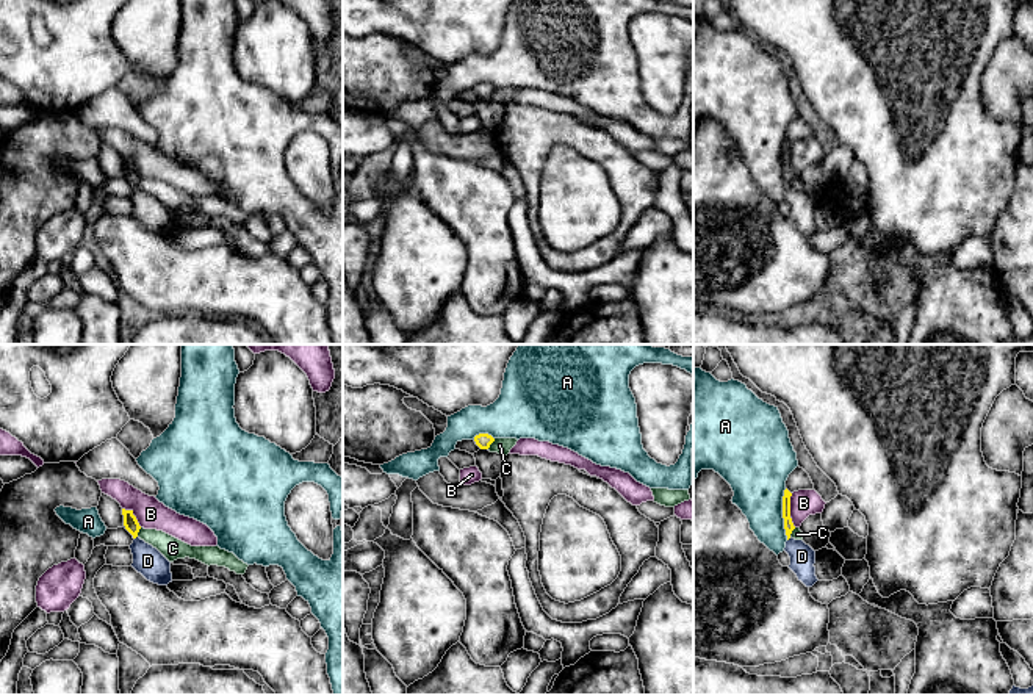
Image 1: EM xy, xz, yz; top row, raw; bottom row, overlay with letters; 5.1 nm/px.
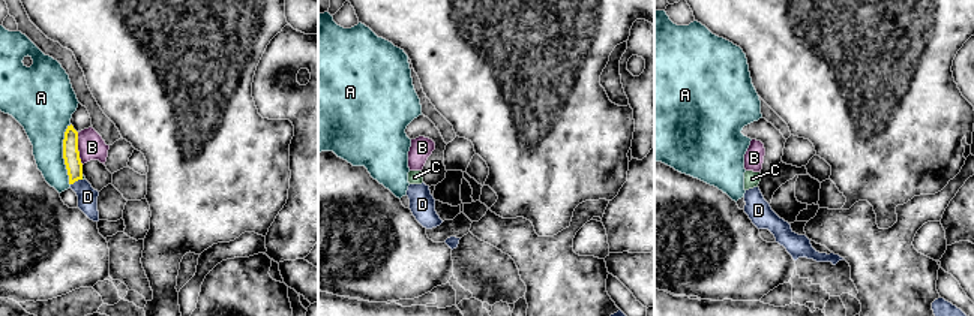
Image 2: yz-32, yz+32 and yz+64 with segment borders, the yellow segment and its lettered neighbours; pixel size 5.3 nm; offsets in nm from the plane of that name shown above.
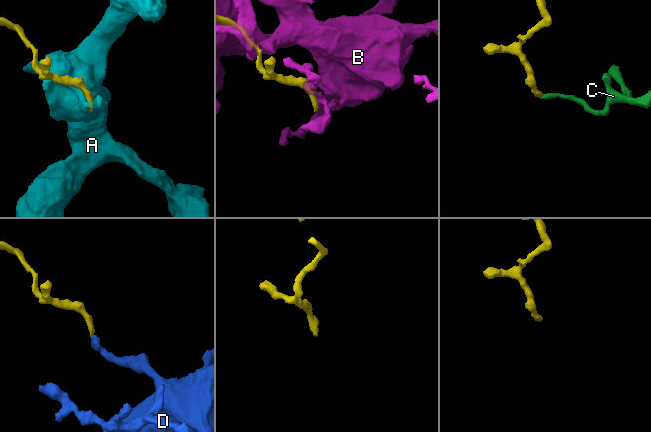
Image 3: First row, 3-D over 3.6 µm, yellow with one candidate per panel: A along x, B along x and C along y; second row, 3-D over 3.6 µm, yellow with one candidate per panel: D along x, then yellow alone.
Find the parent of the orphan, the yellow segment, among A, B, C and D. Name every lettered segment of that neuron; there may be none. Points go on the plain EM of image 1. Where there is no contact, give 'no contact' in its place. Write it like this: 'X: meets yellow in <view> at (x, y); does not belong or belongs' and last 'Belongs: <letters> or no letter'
A: meets yellow in yz at (783, 163); does not belong
B: meets yellow in yz at (789, 160); does not belong
C: meets yellow in xz at (492, 91); does not belong
D: no contact; belongs
Belongs: D

